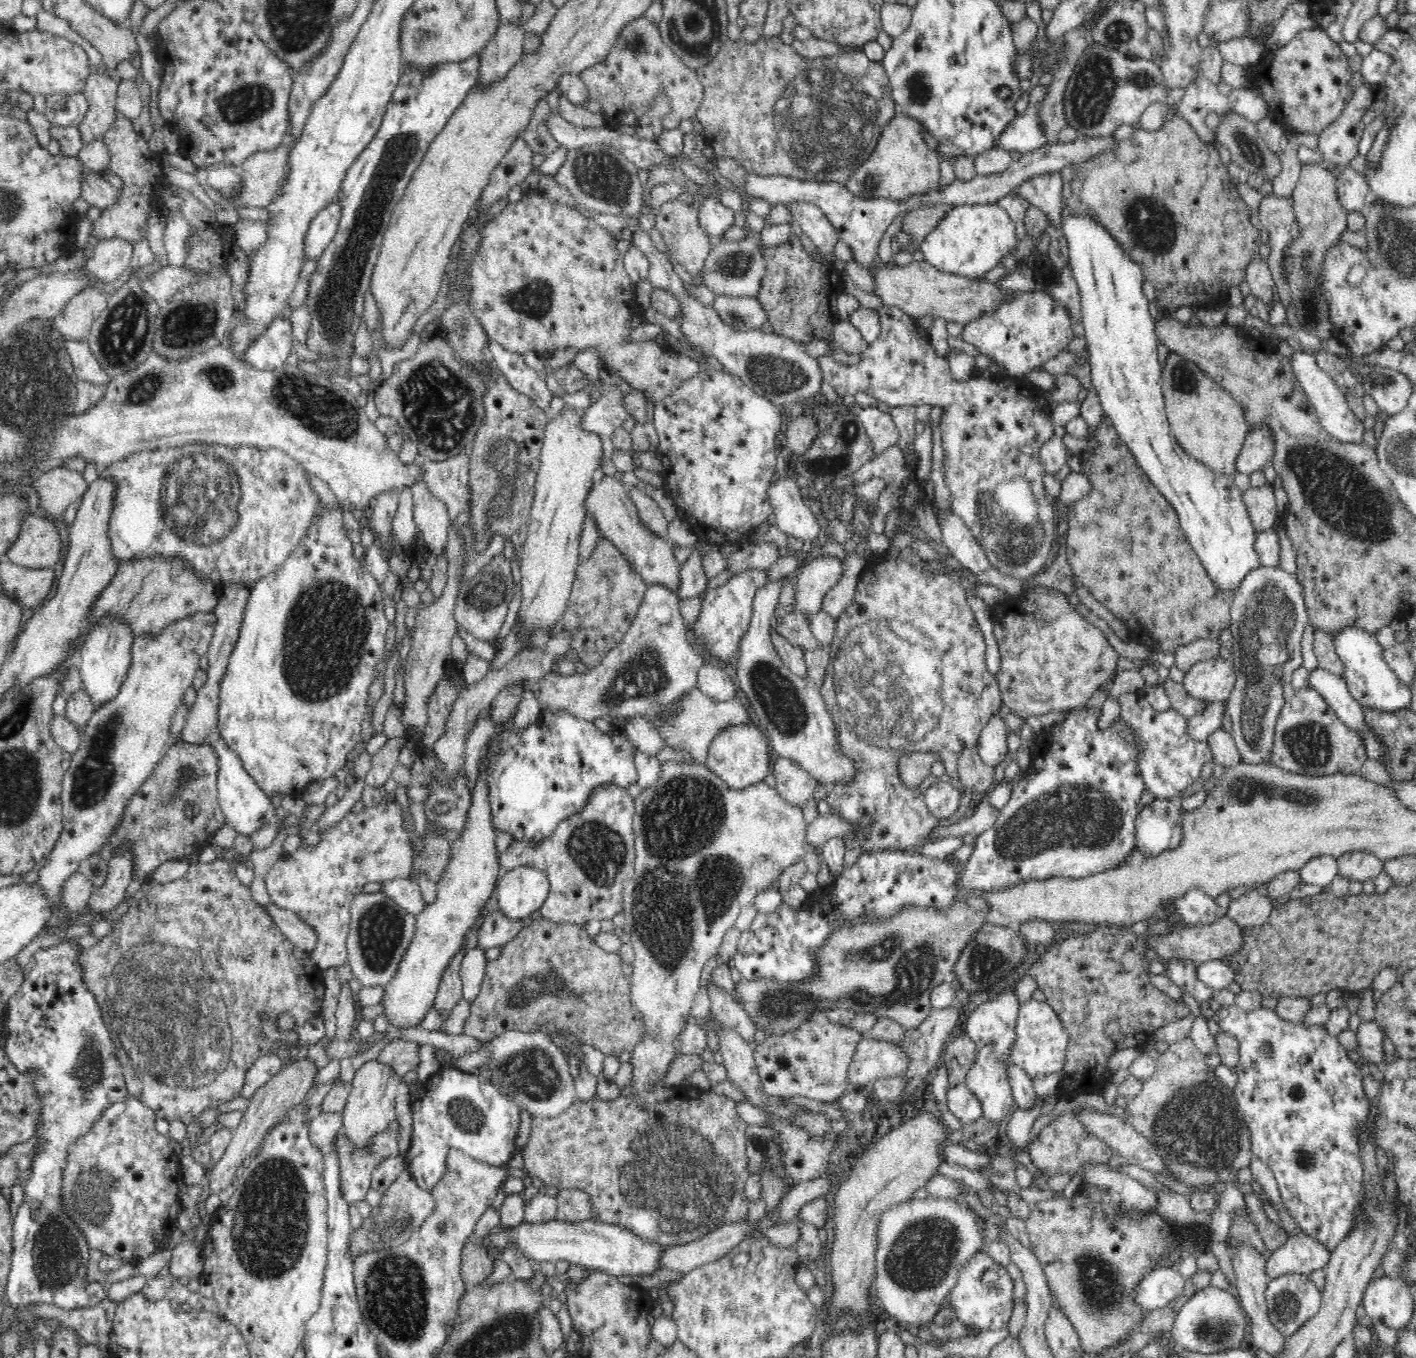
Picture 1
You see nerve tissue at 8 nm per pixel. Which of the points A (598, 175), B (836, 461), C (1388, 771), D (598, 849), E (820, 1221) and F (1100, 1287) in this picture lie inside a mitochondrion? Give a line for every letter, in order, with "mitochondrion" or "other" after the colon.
A: mitochondrion
B: mitochondrion
C: other
D: mitochondrion
E: other
F: mitochondrion

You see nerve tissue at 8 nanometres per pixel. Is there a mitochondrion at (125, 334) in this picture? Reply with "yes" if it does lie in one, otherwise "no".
yes

